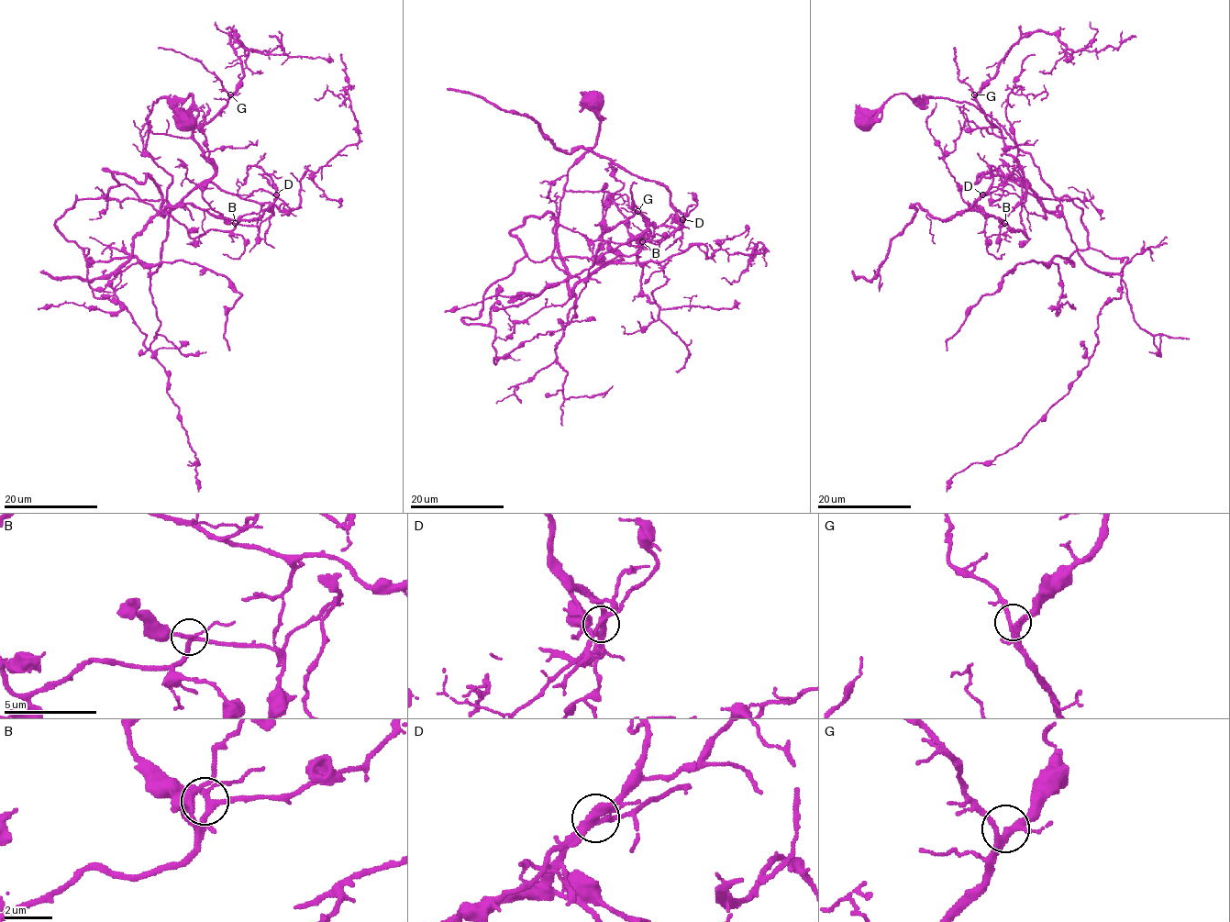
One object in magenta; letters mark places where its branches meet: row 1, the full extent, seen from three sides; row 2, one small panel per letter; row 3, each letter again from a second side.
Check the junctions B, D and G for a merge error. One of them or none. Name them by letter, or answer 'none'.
D

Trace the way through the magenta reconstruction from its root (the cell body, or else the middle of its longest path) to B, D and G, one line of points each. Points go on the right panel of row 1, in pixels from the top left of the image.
B: (862, 121), (900, 93), (988, 114), (1060, 202), (1027, 183), (982, 195), (1004, 223)
D: (862, 121), (900, 93), (973, 104), (1032, 156), (1060, 205), (1047, 210), (1027, 183), (1024, 197), (982, 195)
G: (862, 121), (900, 93), (973, 104), (1032, 156), (1060, 202), (1055, 210), (1047, 210), (1029, 188), (974, 94)

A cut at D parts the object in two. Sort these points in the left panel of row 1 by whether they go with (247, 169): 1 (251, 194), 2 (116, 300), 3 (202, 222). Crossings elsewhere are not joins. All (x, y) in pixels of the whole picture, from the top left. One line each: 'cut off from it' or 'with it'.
1: cut off from it
2: cut off from it
3: with it

